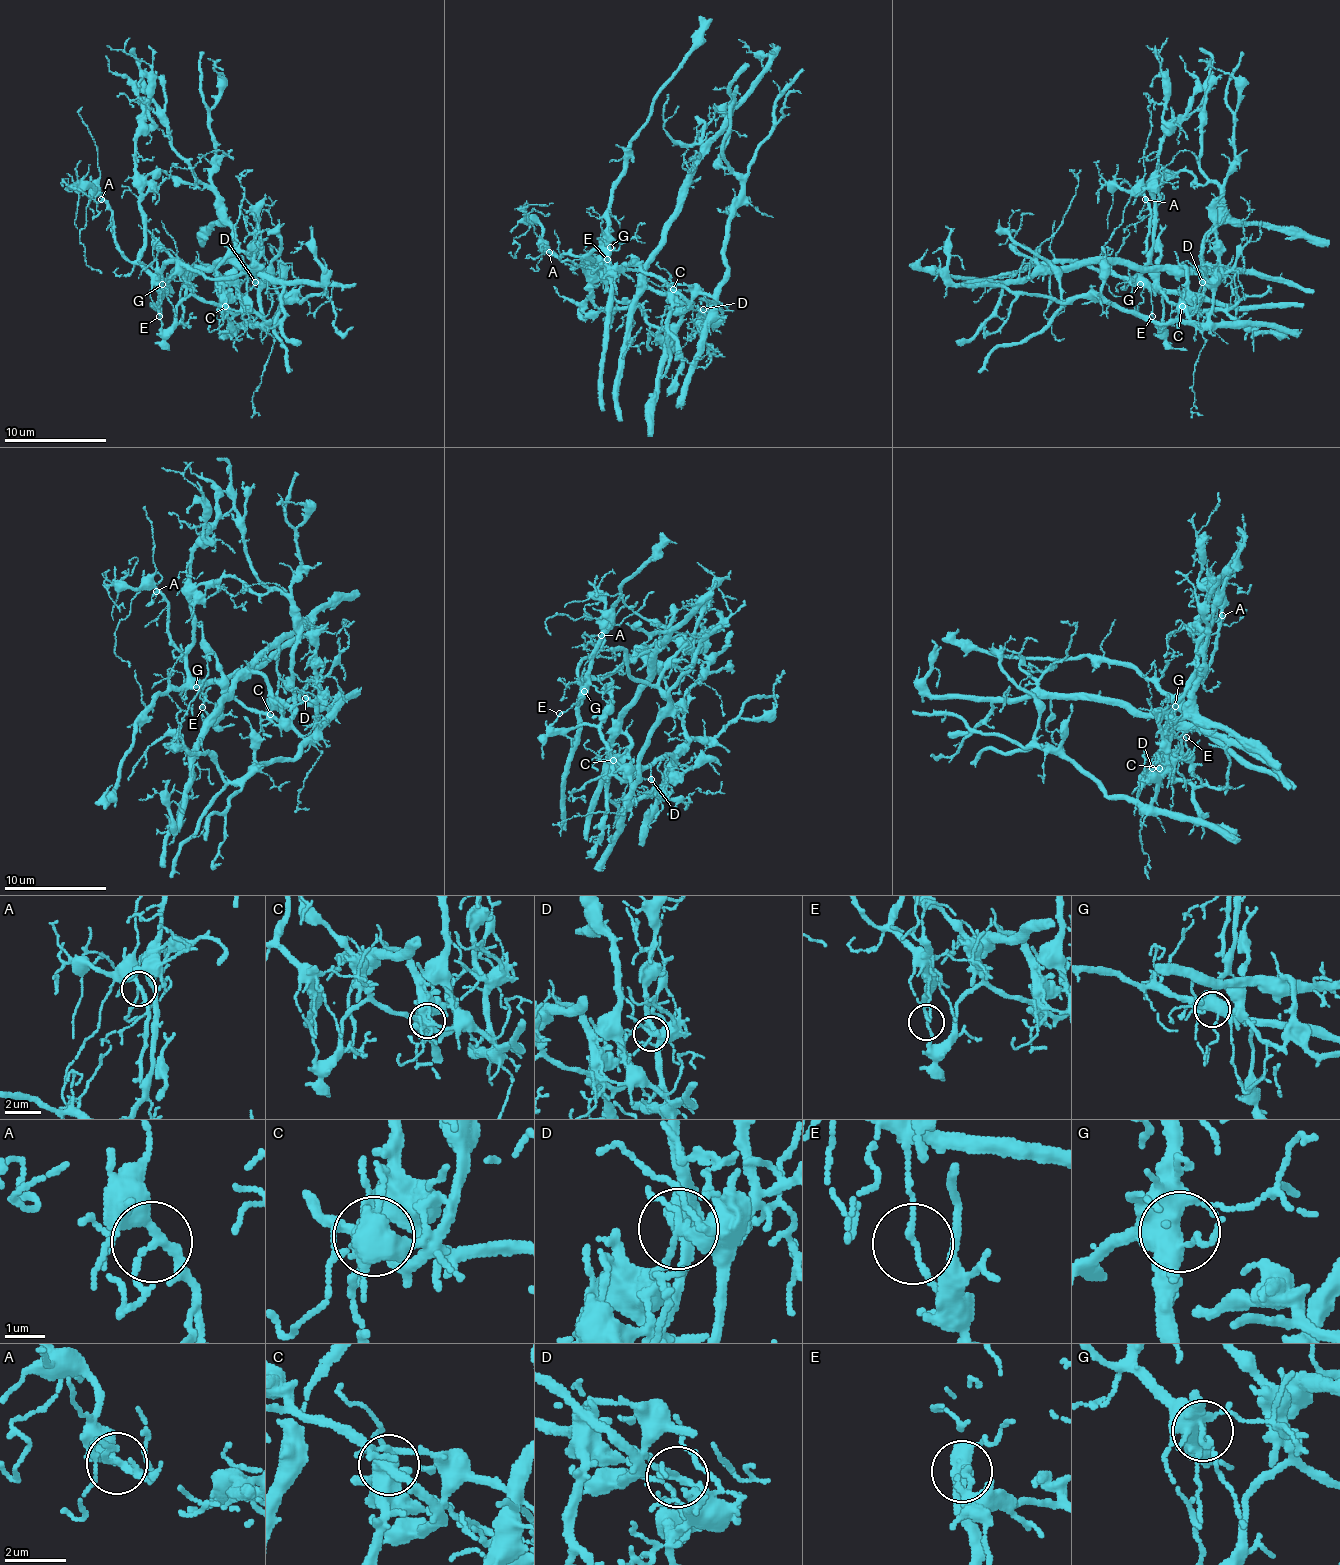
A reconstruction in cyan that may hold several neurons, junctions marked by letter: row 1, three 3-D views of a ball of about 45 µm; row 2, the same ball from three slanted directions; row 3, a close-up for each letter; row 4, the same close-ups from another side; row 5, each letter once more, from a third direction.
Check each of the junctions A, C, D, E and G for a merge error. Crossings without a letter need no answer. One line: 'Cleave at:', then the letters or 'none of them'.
Cleave at: C, D, E

